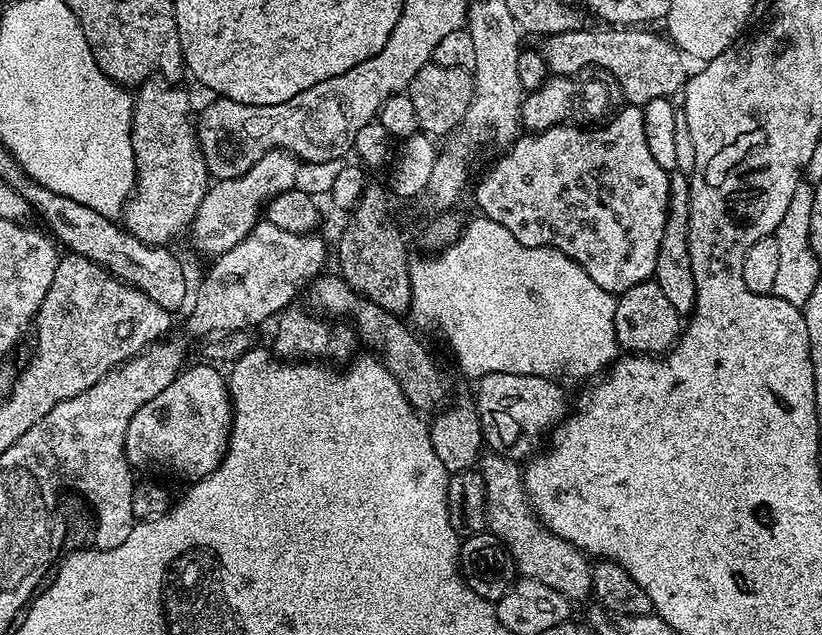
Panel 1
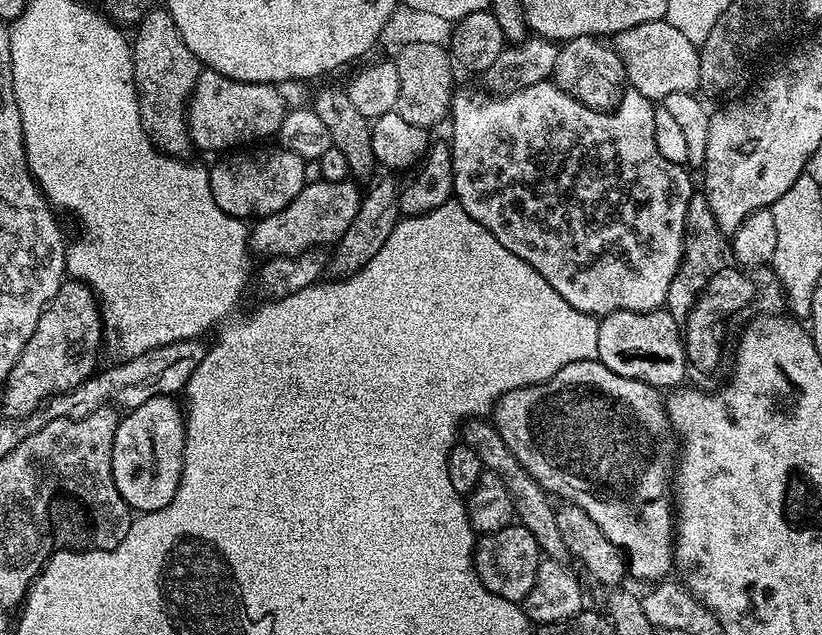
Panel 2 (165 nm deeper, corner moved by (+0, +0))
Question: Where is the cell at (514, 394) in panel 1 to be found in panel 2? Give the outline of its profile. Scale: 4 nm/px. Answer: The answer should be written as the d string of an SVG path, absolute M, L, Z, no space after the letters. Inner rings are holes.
M599 360L570 362L541 384L515 388L496 401L490 413L502 442L522 462L526 474L553 497L561 496L594 520L602 533L623 553L627 571L640 580L660 582L674 568L674 477L678 463L678 437L672 431L661 389L634 378L614 374Z

